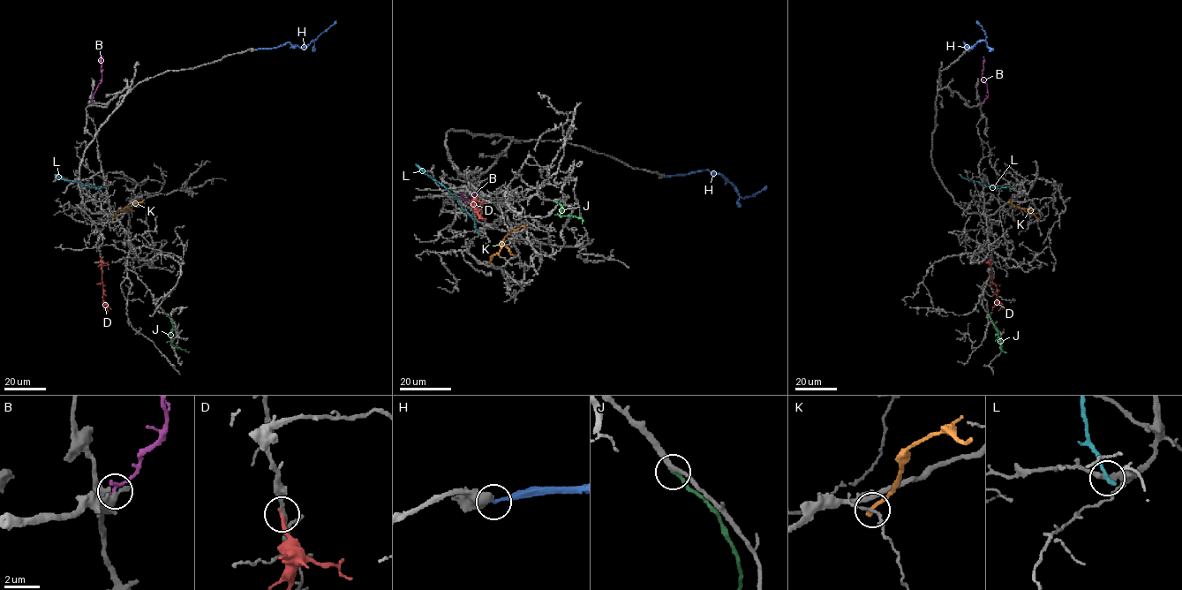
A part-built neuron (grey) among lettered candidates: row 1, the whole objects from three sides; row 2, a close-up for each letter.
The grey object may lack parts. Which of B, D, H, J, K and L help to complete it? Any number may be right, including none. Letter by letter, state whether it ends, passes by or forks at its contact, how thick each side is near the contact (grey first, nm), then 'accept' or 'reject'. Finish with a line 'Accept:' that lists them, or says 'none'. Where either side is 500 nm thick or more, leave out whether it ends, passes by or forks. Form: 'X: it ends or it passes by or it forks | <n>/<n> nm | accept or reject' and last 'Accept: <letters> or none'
B: it passes by | 320/150 nm | reject
D: it ends | 200/300 nm | reject
H: 650/170 nm | reject
J: it ends | 260/180 nm | accept
K: it ends | 130/240 nm | reject
L: it ends | 300/240 nm | reject
Accept: J

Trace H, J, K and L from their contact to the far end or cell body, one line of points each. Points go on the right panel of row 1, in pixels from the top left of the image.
H: (968, 49), (964, 42), (972, 48), (985, 39), (985, 32), (976, 21)
J: (988, 313), (997, 333), (1000, 349), (1007, 352)
K: (1038, 220), (1031, 211), (1013, 205), (1009, 199)
L: (1014, 187), (998, 189), (964, 178), (959, 174)

